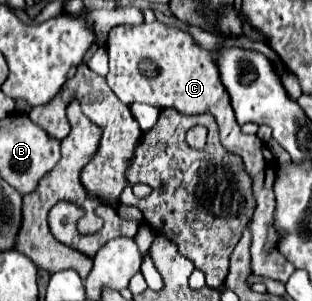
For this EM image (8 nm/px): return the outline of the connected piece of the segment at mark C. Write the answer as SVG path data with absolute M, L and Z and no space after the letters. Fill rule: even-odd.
M154 21L150 25L118 25L108 35L108 55L110 55L110 71L106 75L110 89L116 93L116 97L122 103L148 103L156 107L174 107L180 113L186 115L198 115L198 113L212 113L220 127L220 143L230 151L242 157L246 171L250 173L254 181L254 197L258 201L250 229L252 229L252 271L256 277L268 277L280 283L286 283L288 277L294 273L294 265L278 251L278 247L272 247L266 253L266 239L268 229L276 227L274 221L274 179L276 179L276 159L268 151L268 161L264 157L266 145L256 135L244 135L240 131L240 125L234 117L234 109L230 105L230 95L226 87L220 81L220 71L216 63L216 53L202 49L196 39L172 25L164 25L160 21ZM142 57L150 57L158 63L160 75L154 79L142 77L138 73L138 61ZM268 167L268 175L266 175Z

